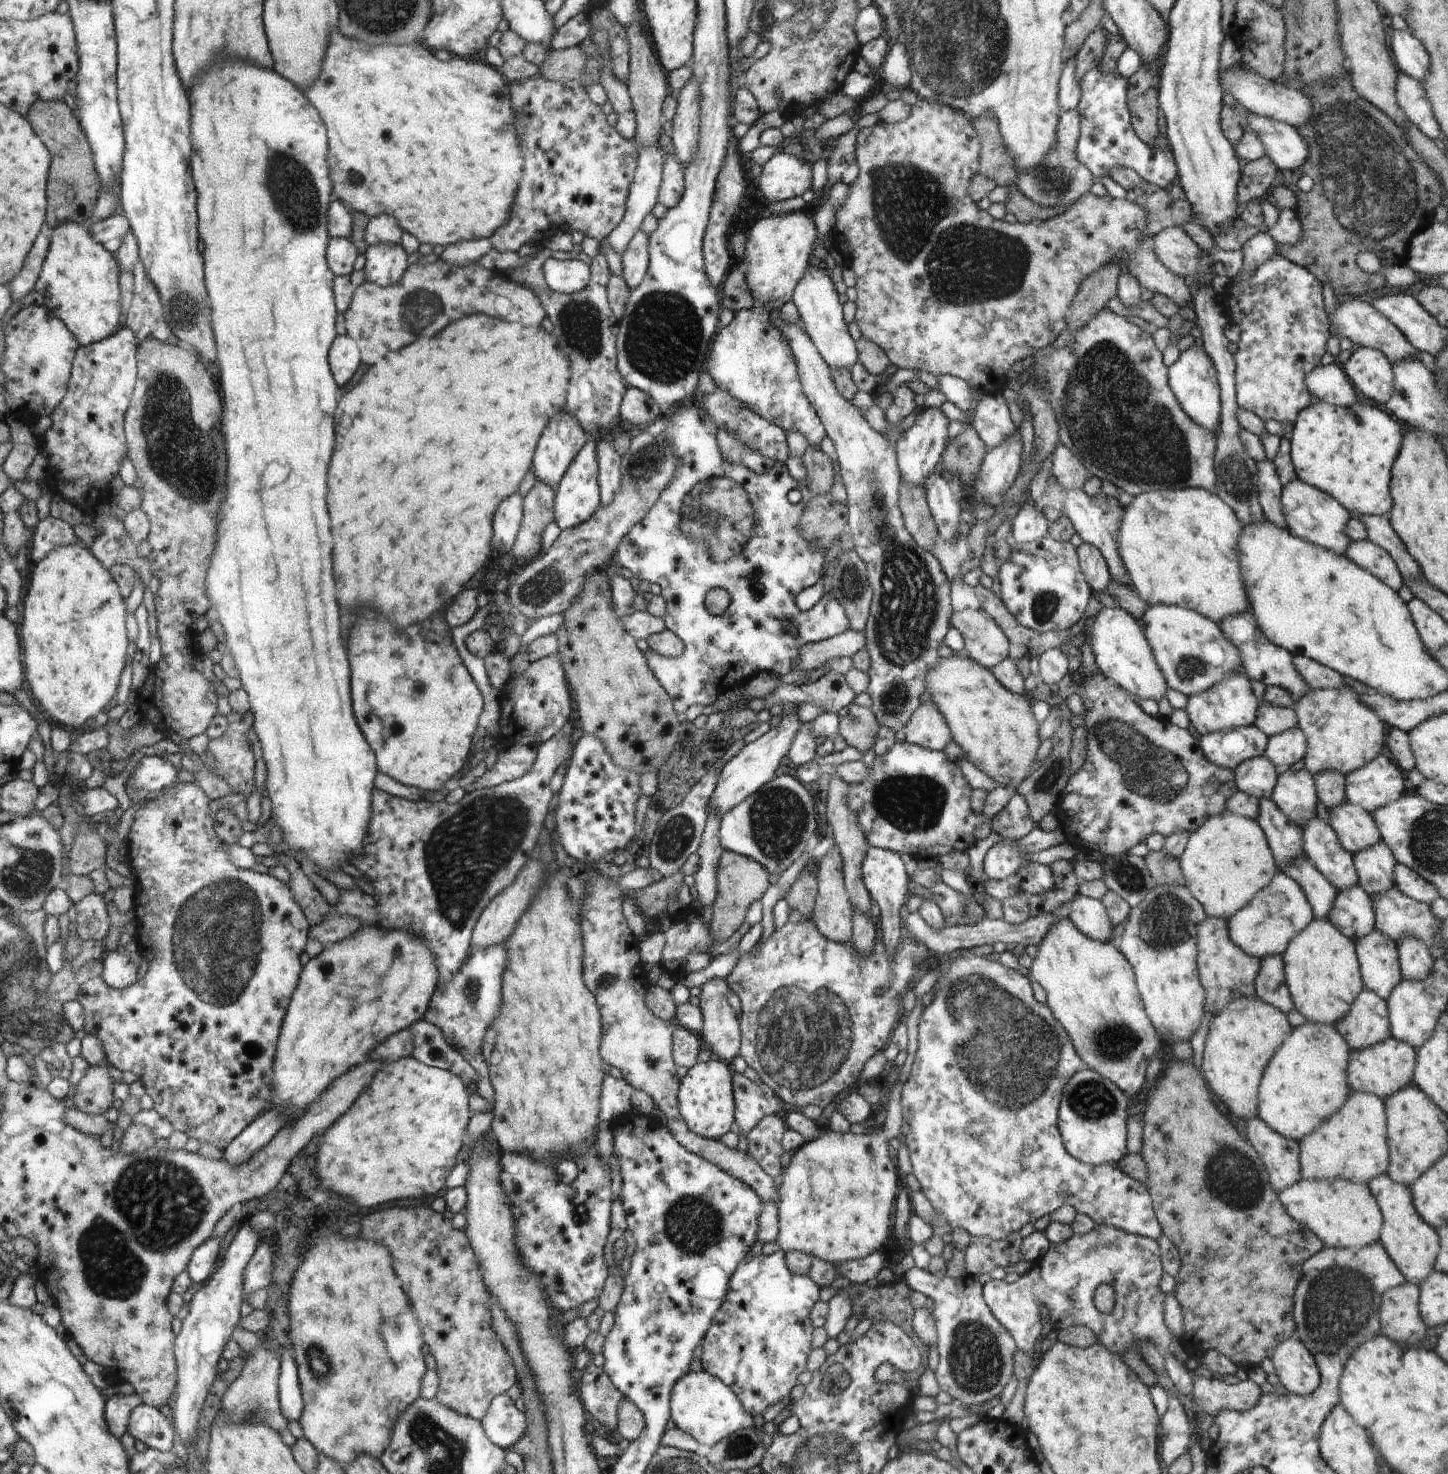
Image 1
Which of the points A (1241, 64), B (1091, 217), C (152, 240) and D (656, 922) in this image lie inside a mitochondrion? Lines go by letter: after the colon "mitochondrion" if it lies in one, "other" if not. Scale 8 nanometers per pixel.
A: other
B: other
C: other
D: other

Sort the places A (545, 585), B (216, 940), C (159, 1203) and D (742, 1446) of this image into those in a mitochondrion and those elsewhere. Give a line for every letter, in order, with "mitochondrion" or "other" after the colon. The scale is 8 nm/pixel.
A: mitochondrion
B: mitochondrion
C: mitochondrion
D: mitochondrion

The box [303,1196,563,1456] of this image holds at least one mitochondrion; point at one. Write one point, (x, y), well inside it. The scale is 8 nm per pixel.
(321, 1367)

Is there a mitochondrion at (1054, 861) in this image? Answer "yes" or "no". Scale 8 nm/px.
no

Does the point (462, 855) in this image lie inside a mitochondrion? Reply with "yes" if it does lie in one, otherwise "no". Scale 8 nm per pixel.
yes

